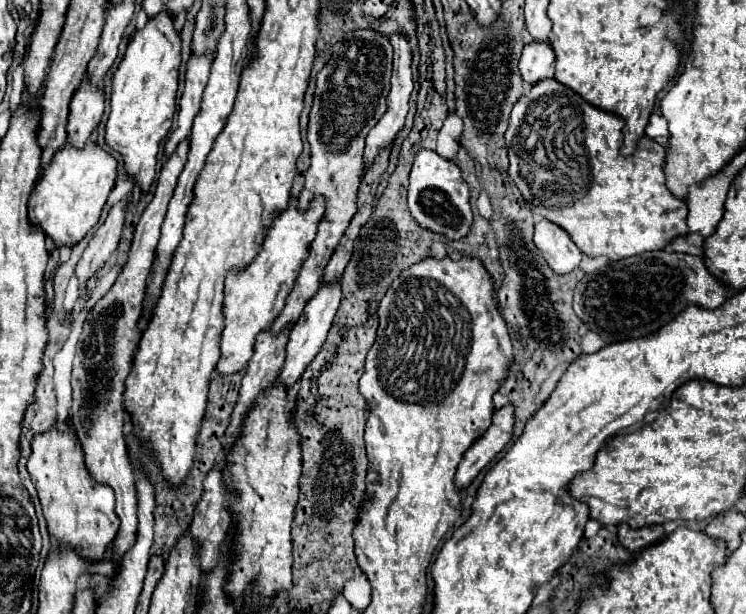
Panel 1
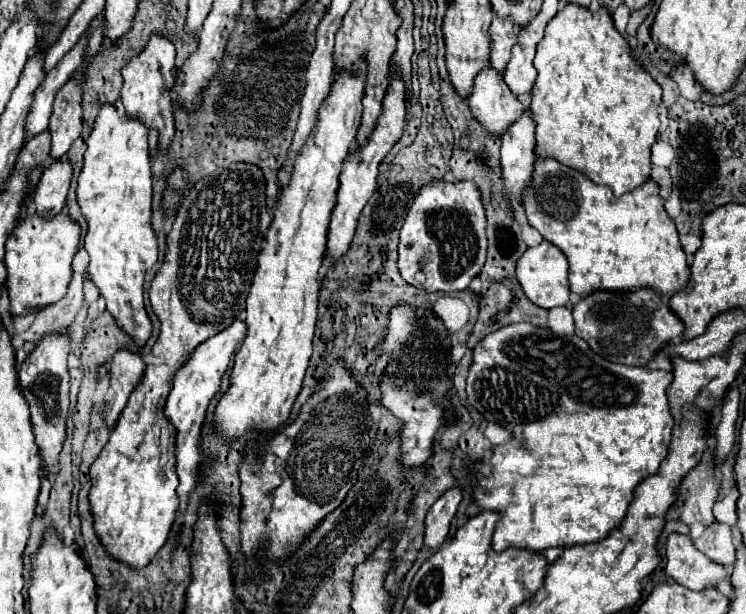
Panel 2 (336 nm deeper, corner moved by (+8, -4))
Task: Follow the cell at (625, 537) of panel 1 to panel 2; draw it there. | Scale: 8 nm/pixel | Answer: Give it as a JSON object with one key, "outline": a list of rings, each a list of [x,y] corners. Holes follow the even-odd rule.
{"outline":[[[671,533],[665,545],[665,559],[665,573],[673,581],[695,591],[717,585],[717,581],[727,575],[721,565],[695,549],[689,535]]]}

